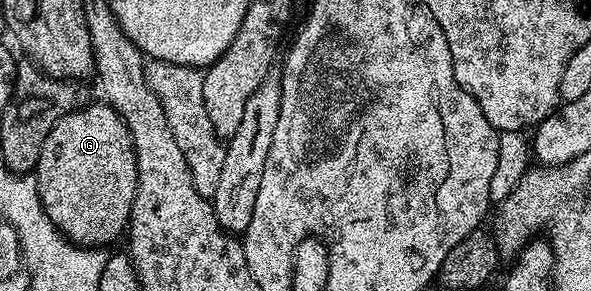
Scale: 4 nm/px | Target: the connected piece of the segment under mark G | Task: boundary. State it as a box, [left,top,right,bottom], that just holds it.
[34,102,138,249]

